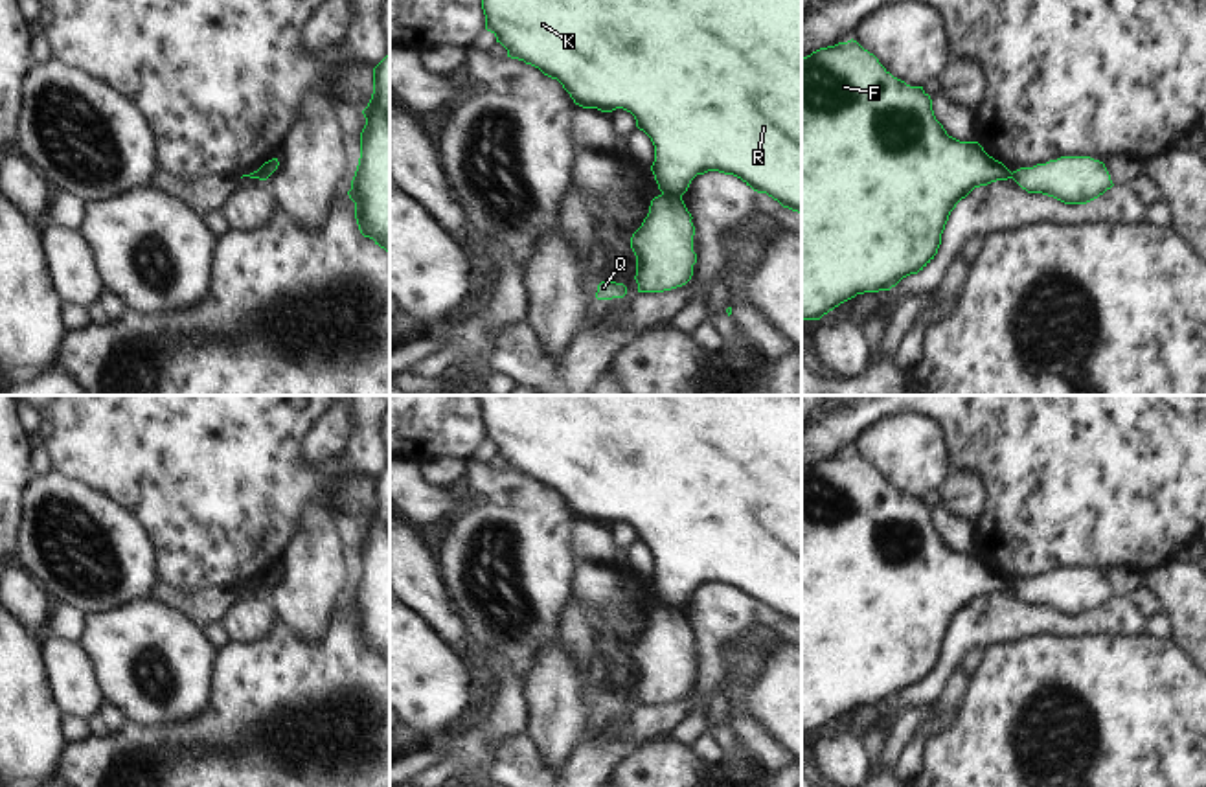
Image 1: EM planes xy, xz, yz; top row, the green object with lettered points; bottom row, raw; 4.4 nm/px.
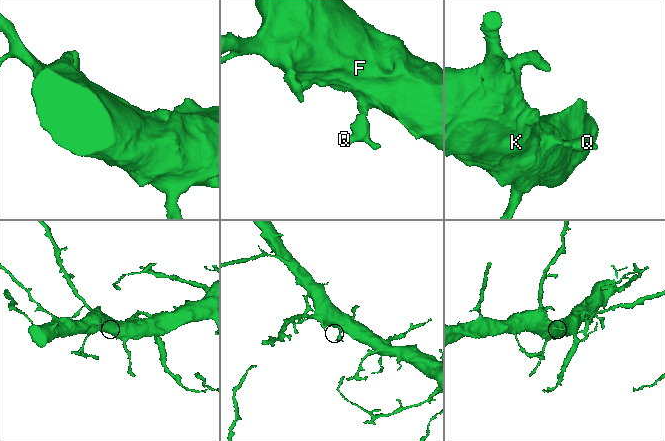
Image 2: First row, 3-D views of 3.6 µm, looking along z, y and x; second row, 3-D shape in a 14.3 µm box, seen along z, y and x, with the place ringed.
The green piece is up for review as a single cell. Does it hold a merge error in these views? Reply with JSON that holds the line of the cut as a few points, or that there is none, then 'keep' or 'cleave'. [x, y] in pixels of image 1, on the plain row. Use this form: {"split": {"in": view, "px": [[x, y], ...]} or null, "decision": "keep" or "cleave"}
{"split": {"in": "xz", "px": [[662, 604], [681, 609]]}, "decision": "cleave"}

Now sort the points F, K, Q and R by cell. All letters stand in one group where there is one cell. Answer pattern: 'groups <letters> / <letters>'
groups F K R / Q

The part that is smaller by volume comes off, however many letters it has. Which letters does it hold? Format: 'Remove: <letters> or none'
Remove: Q.

